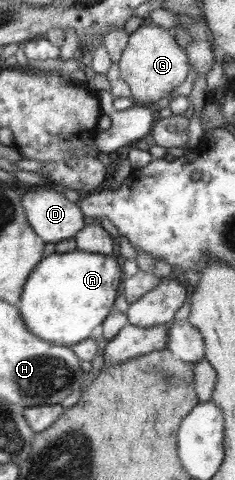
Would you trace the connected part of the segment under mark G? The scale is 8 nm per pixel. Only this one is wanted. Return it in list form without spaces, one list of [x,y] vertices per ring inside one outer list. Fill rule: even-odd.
[[[150,22],[144,23],[129,35],[118,65],[121,79],[130,87],[130,98],[137,105],[164,100],[188,79],[191,71],[189,57],[175,41],[172,31]]]

